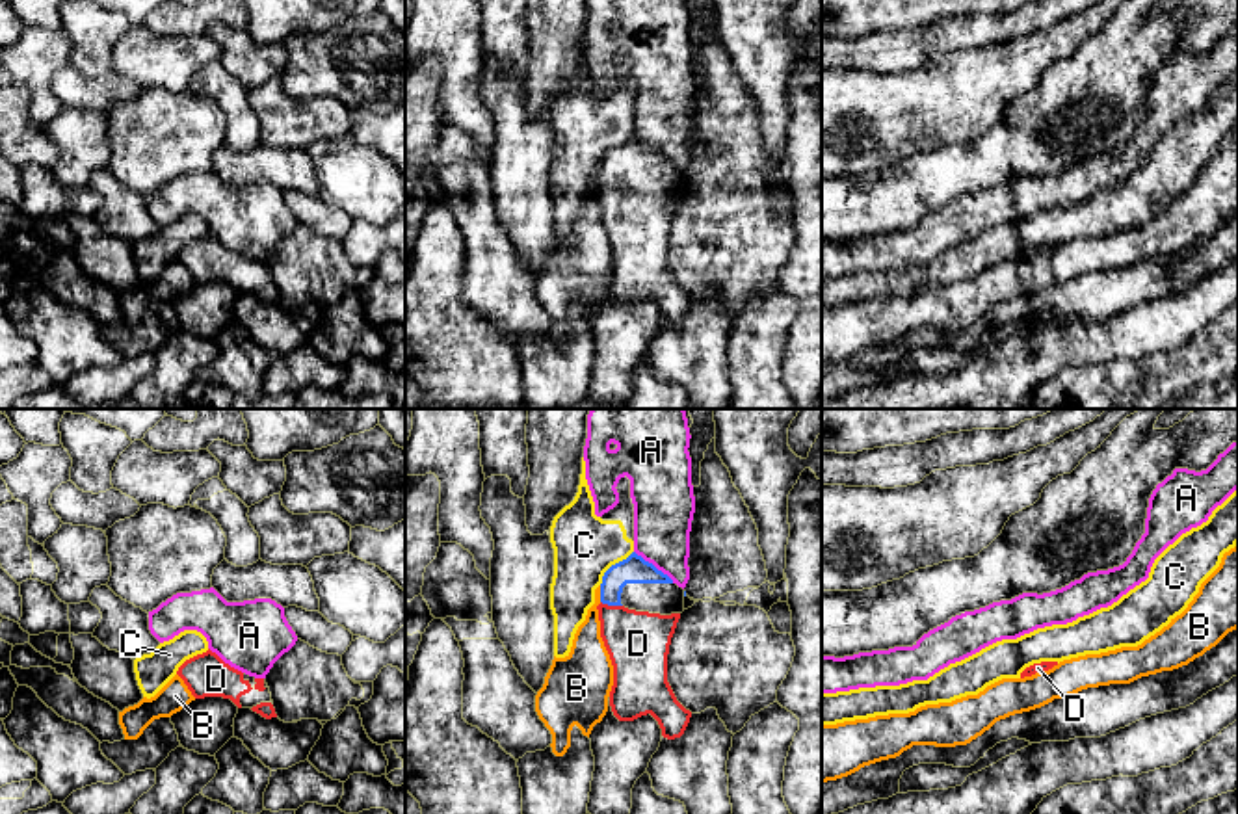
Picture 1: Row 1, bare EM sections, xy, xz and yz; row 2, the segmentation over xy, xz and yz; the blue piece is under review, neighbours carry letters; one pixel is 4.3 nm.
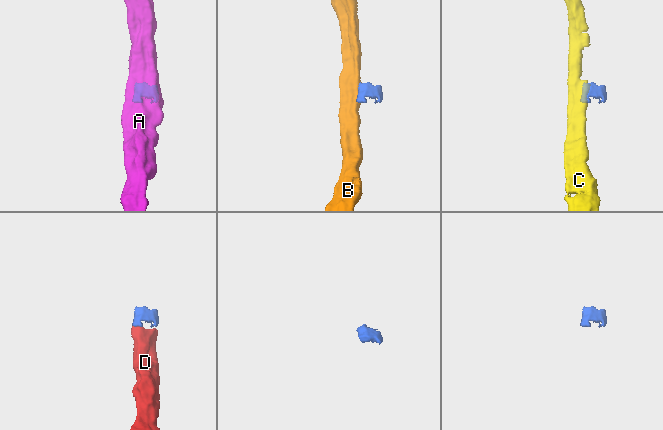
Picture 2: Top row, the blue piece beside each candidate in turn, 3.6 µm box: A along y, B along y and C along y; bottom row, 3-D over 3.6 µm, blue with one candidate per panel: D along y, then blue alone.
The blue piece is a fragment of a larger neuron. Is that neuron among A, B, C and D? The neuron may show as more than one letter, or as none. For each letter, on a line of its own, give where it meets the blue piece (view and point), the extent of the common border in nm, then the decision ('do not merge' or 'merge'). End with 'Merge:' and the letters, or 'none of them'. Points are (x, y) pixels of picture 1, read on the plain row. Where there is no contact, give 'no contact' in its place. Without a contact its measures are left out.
A: meets blue in xz at (653, 149); contact 220 nm long; do not merge
B: meets blue in xz at (601, 177); contact 70 nm long; do not merge
C: meets blue in xz at (612, 149); contact 220 nm long; do not merge
D: meets blue in xz at (612, 188); contact 100 nm long; merge
Merge: D

